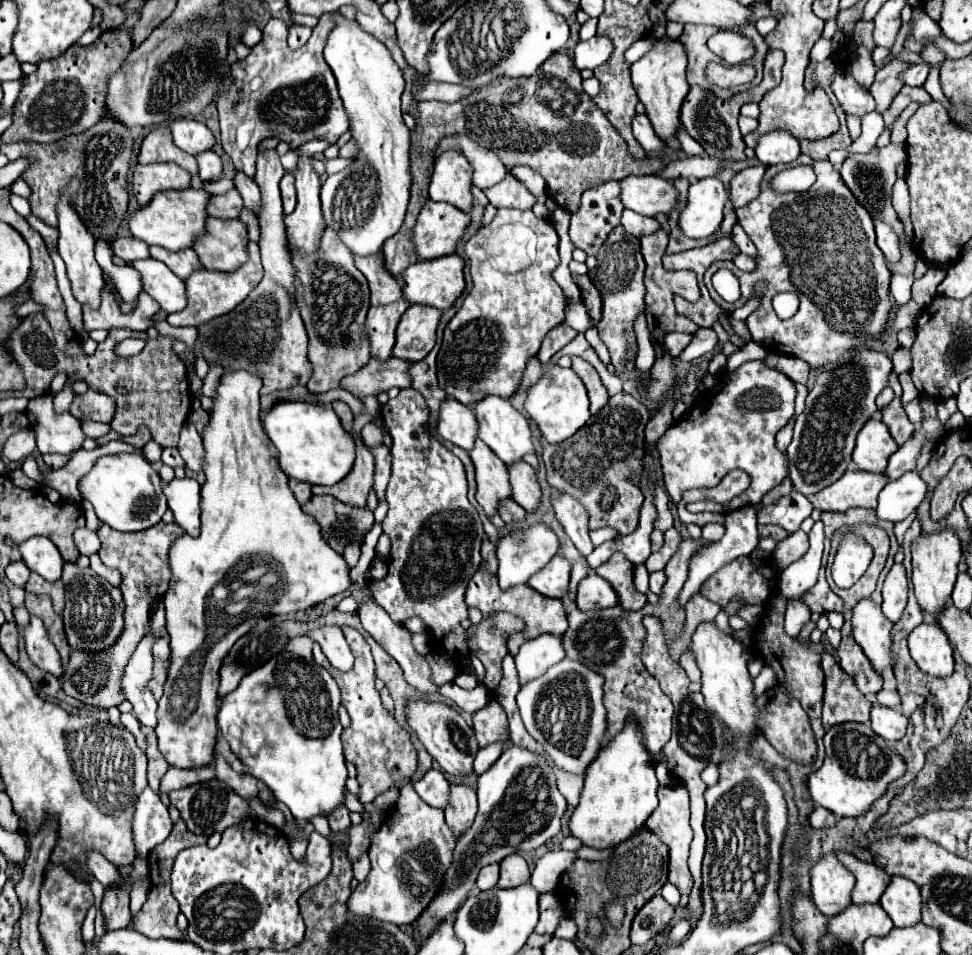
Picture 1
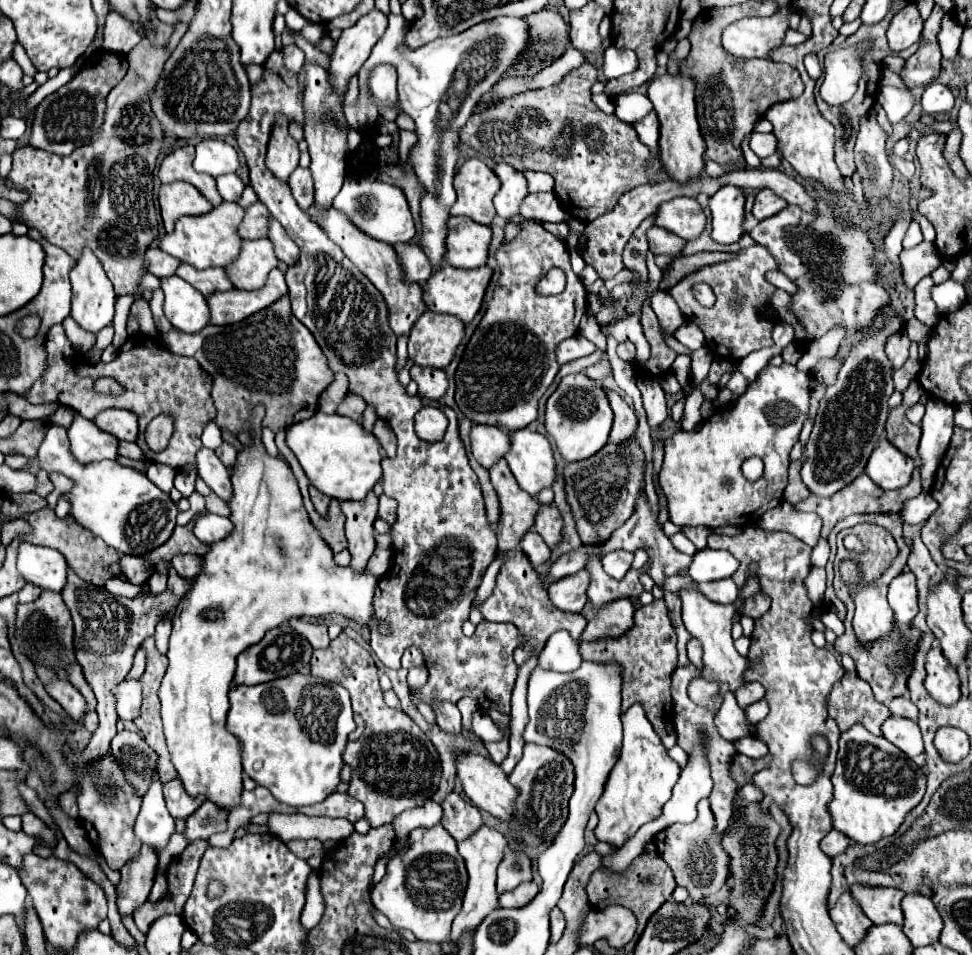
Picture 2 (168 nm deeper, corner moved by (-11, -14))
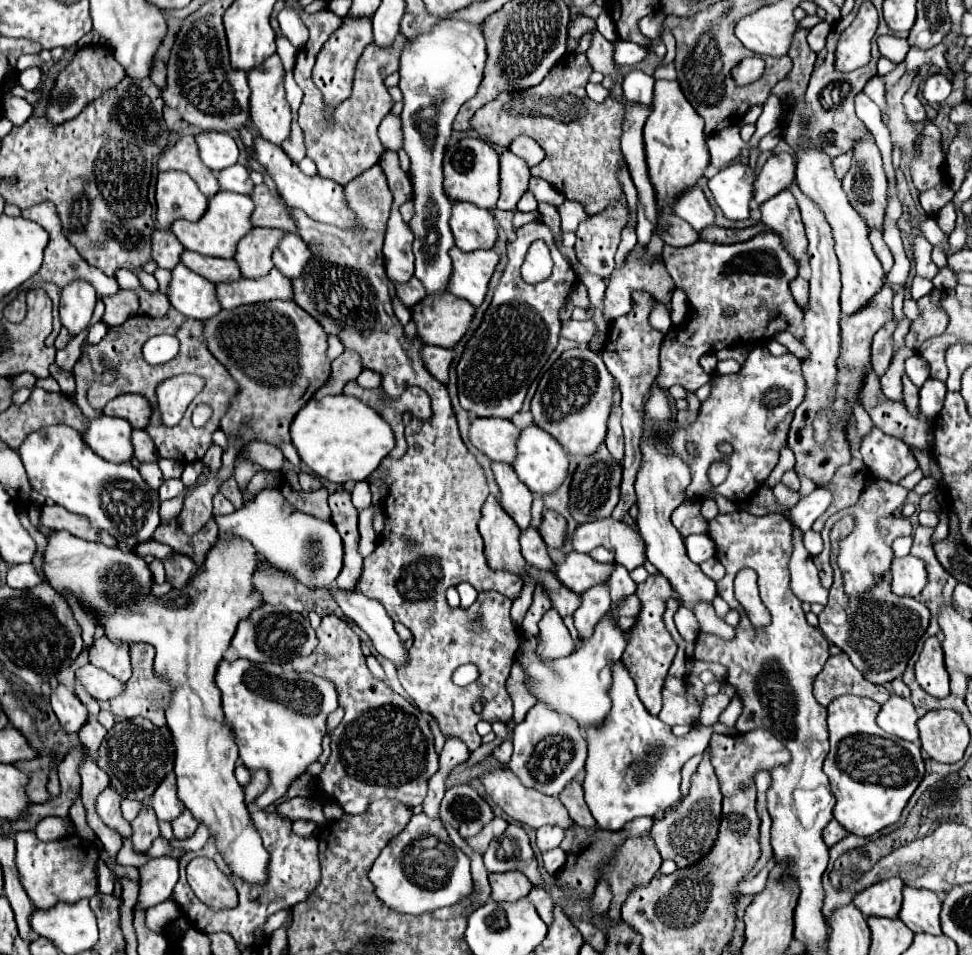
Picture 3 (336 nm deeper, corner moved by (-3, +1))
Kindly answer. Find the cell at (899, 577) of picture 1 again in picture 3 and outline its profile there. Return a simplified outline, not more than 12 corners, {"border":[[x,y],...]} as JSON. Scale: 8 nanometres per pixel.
{"border":[[893,559],[891,591],[917,599],[927,583],[925,563]]}

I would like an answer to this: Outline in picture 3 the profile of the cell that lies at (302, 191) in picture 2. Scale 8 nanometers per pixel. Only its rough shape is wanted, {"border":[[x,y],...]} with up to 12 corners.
{"border":[[293,123],[291,137],[283,141],[283,151],[293,163],[305,157],[303,133]]}

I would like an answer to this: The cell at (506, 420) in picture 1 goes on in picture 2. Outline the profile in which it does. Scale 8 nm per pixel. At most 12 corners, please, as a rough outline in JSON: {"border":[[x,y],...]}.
{"border":[[529,428],[511,434],[509,462],[531,496],[557,478],[549,440]]}

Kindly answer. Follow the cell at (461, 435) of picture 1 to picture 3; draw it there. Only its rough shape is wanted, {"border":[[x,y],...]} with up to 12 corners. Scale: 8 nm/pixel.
{"border":[[475,417],[469,441],[491,461],[513,463],[519,429]]}

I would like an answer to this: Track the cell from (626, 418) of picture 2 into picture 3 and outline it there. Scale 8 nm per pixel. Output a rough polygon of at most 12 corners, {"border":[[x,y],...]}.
{"border":[[619,409],[611,411],[605,445],[617,461],[623,459],[623,429]]}

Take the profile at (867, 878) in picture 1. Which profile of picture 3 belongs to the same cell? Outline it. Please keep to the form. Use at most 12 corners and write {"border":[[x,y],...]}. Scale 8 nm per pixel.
{"border":[[899,877],[869,885],[853,903],[865,917],[893,919],[901,909]]}

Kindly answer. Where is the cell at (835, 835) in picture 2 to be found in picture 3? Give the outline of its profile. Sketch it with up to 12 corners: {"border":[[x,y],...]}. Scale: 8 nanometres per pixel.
{"border":[[833,819],[823,829],[823,841],[833,847],[847,831]]}

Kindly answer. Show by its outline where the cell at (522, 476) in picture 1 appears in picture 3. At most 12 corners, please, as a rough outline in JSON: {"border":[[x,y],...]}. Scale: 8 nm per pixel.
{"border":[[551,509],[543,511],[539,525],[547,547],[563,545],[567,521]]}

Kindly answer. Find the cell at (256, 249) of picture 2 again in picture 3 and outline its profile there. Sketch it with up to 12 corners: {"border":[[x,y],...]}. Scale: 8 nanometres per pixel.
{"border":[[257,227],[237,245],[233,259],[243,277],[273,269],[271,253],[281,229]]}

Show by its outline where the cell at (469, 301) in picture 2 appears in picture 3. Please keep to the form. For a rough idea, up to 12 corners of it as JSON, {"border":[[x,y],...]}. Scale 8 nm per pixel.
{"border":[[451,251],[447,291],[479,307],[499,263],[491,251]]}

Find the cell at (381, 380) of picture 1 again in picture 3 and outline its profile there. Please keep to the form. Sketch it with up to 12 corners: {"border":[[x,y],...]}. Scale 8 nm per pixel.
{"border":[[425,345],[421,359],[437,381],[447,383],[451,349]]}

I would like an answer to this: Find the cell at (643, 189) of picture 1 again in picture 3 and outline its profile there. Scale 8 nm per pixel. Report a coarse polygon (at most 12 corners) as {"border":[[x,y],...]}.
{"border":[[697,185],[671,209],[695,231],[713,223],[713,209]]}

